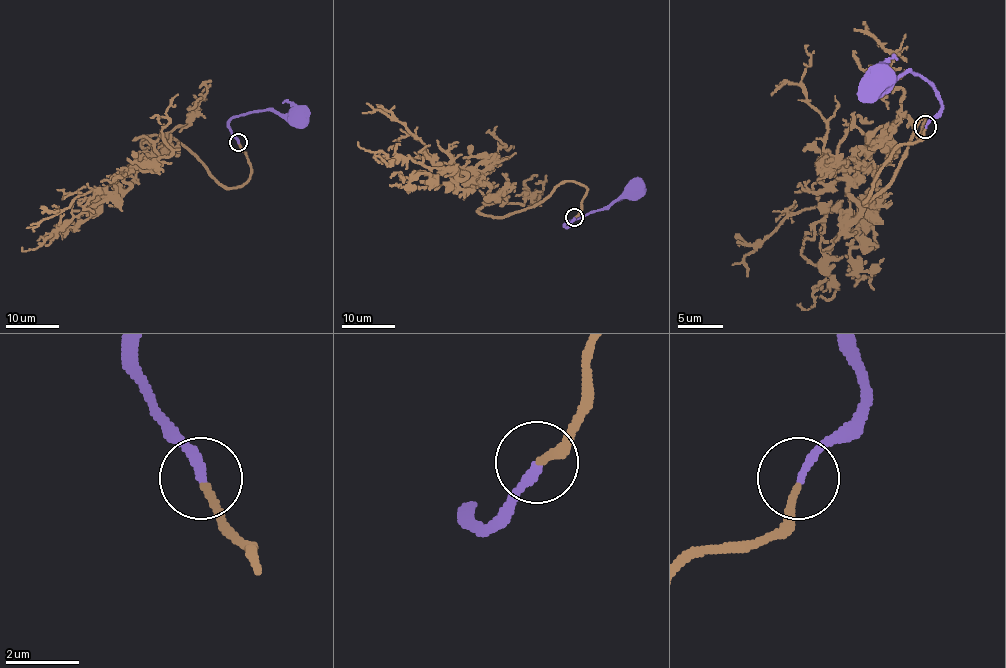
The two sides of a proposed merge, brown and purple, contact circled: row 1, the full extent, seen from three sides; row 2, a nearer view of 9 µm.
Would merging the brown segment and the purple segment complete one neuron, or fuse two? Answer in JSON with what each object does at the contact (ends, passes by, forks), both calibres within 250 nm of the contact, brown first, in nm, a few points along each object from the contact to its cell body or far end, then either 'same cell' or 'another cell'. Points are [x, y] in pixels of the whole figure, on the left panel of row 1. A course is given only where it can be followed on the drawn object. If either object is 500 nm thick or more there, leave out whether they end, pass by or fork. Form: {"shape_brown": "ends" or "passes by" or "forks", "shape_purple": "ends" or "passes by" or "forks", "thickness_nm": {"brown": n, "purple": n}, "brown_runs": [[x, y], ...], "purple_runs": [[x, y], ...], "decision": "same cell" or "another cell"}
{"shape_brown": "ends", "shape_purple": "ends", "thickness_nm": {"brown": 190, "purple": 240}, "brown_runs": [[238, 143], [250, 174], [225, 188], [169, 137], [146, 137], [154, 154], [118, 198], [81, 194], [26, 228]], "purple_runs": [[238, 142], [230, 131], [229, 121], [233, 117], [260, 110], [297, 114]], "decision": "same cell"}

